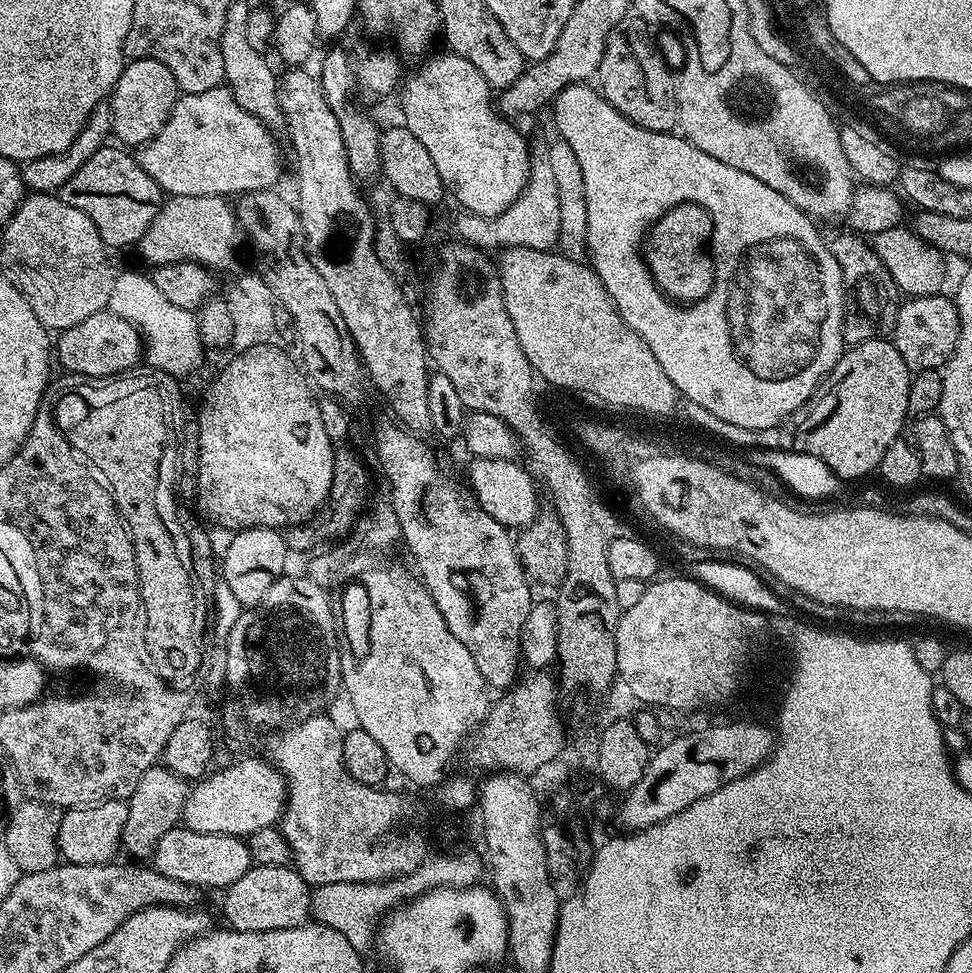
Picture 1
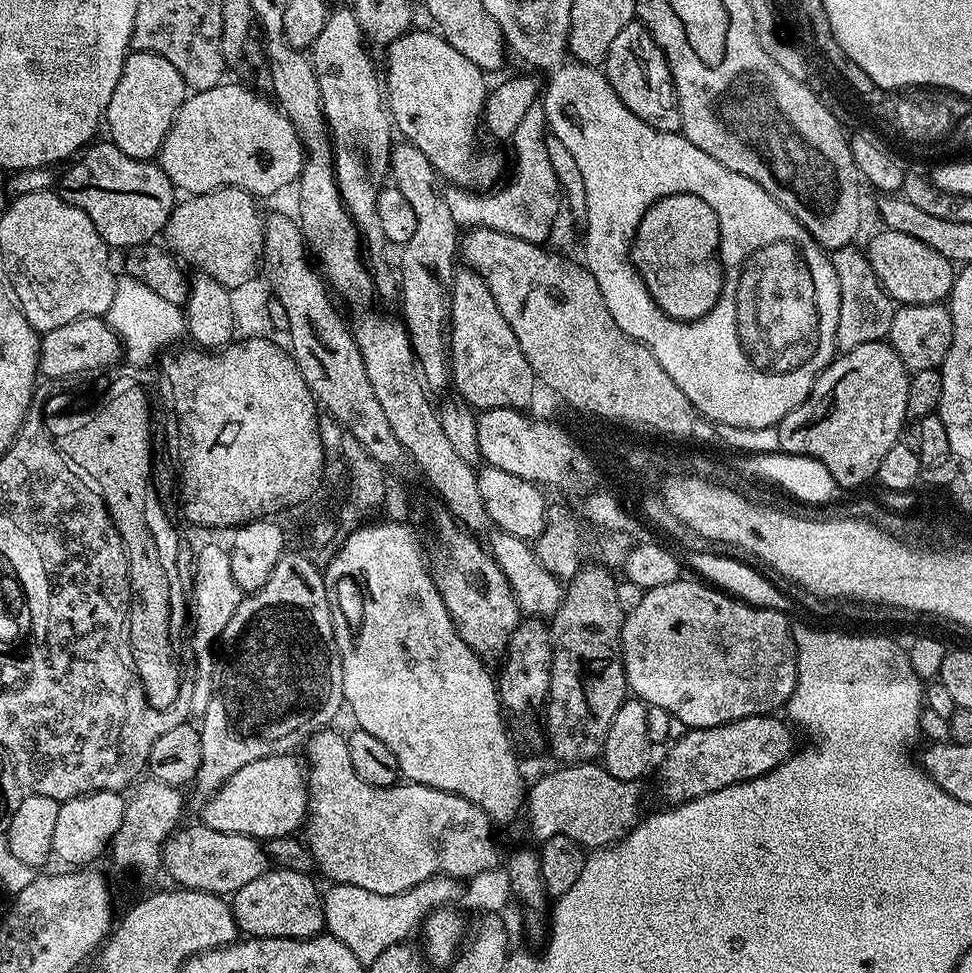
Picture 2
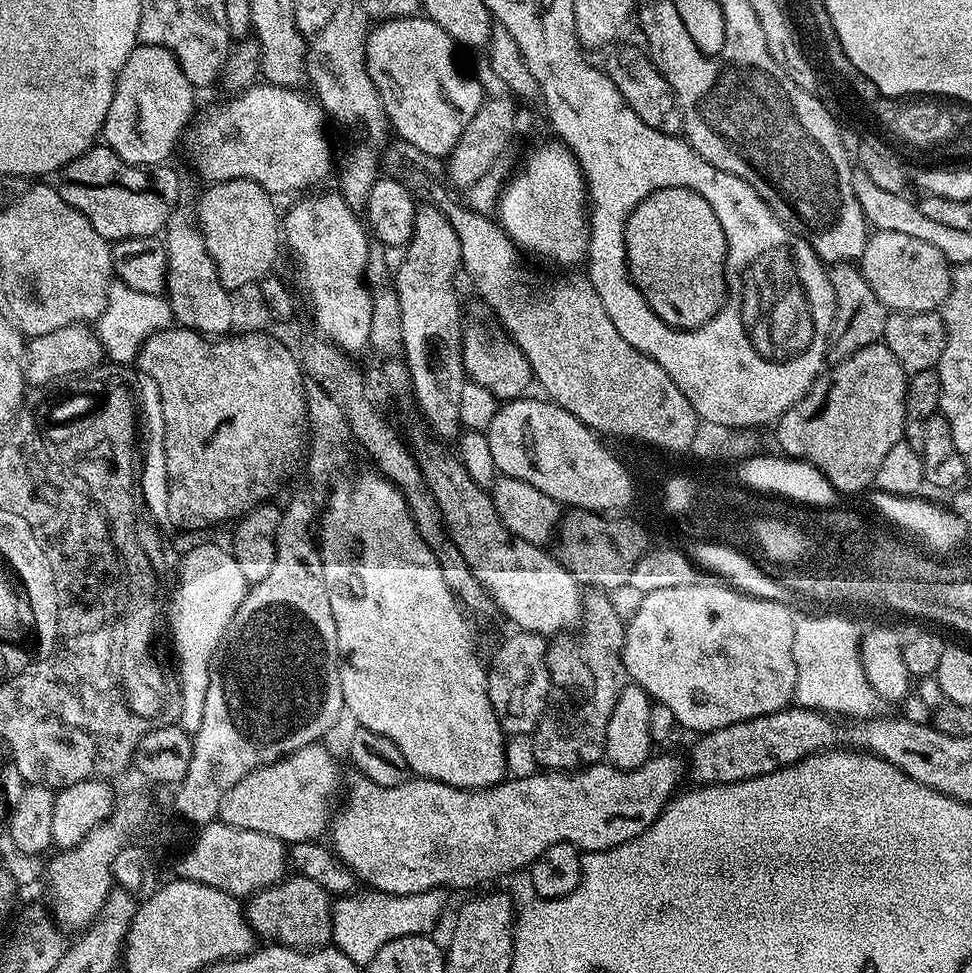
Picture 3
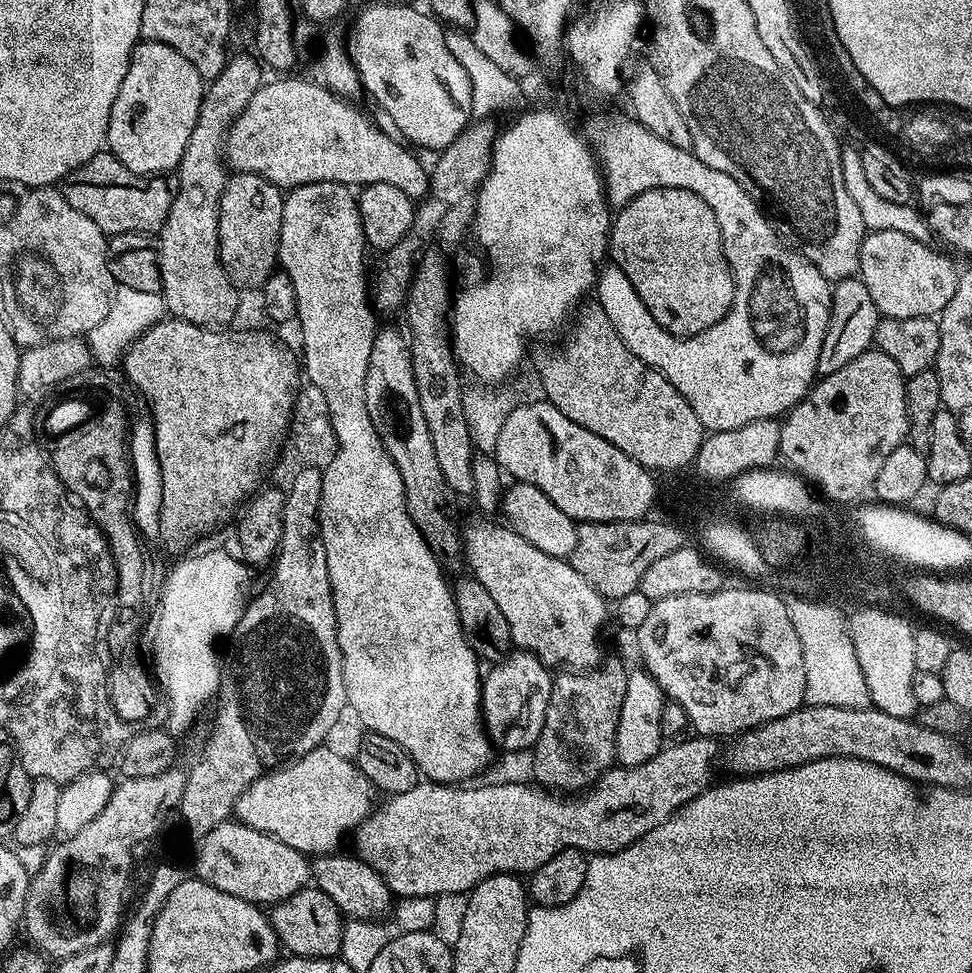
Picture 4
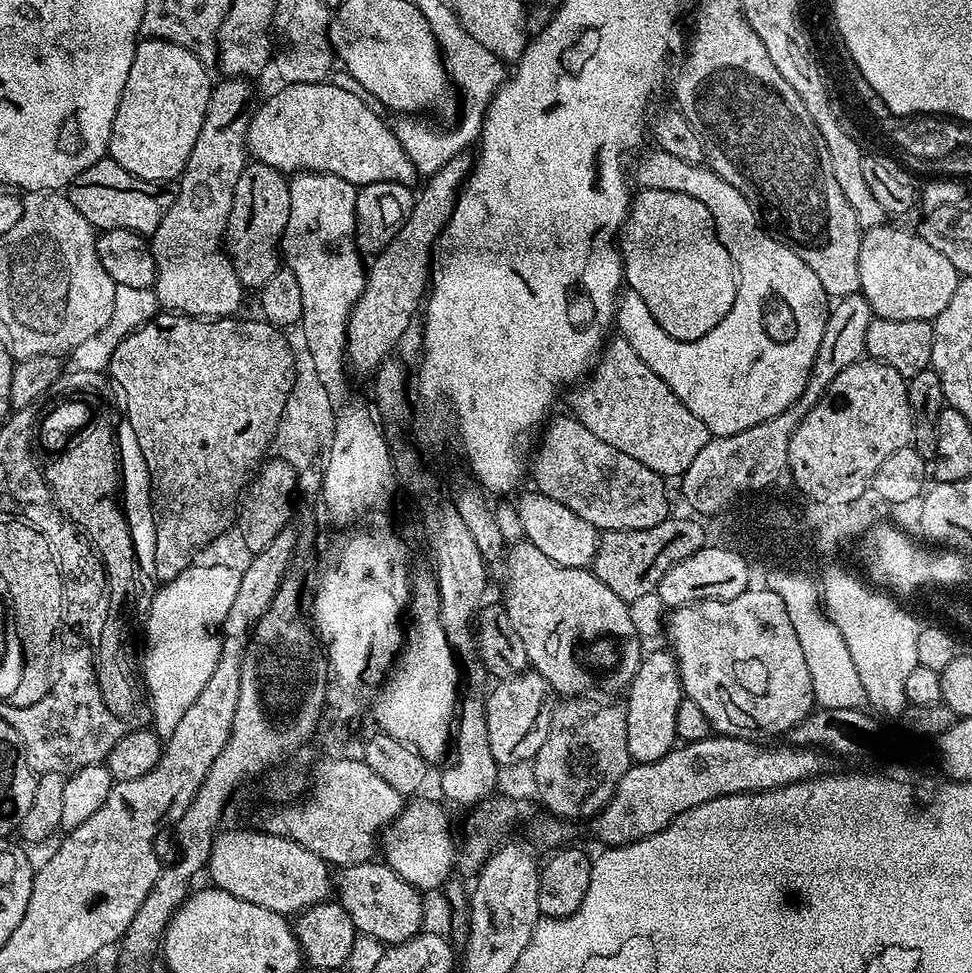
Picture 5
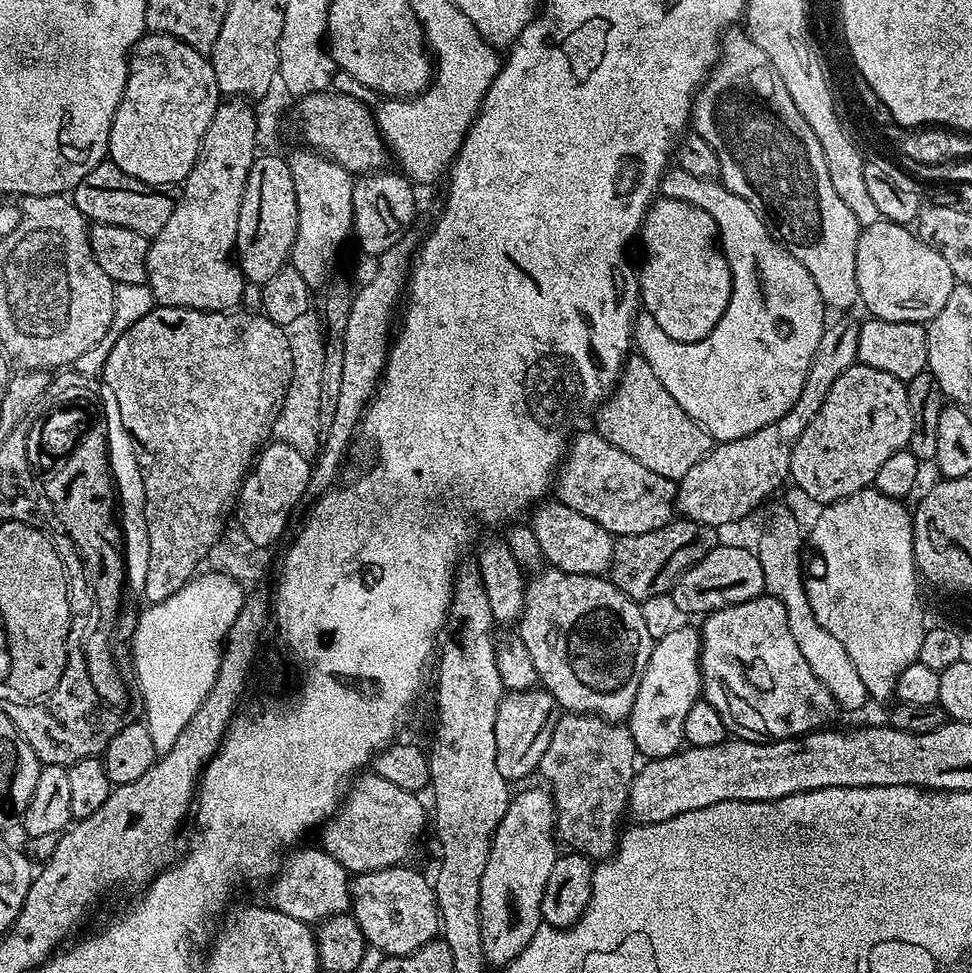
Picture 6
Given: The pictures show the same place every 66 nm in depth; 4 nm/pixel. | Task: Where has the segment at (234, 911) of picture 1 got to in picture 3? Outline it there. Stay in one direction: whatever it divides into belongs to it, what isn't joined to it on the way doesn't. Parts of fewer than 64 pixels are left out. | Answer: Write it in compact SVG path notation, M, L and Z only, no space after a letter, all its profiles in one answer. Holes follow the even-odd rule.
M305 876L287 877L278 885L264 888L247 899L245 912L257 937L285 948L313 951L325 947L332 938L332 905L330 894L318 882Z

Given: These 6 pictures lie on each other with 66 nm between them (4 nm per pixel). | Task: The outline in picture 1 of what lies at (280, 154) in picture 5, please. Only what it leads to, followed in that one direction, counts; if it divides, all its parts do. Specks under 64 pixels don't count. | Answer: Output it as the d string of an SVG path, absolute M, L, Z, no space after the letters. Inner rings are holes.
M227 86L202 90L202 94L184 94L177 99L172 117L150 142L139 145L136 160L158 182L169 197L222 196L236 198L246 192L263 192L277 187L280 180L280 148L273 129L266 127L254 114L242 110Z

